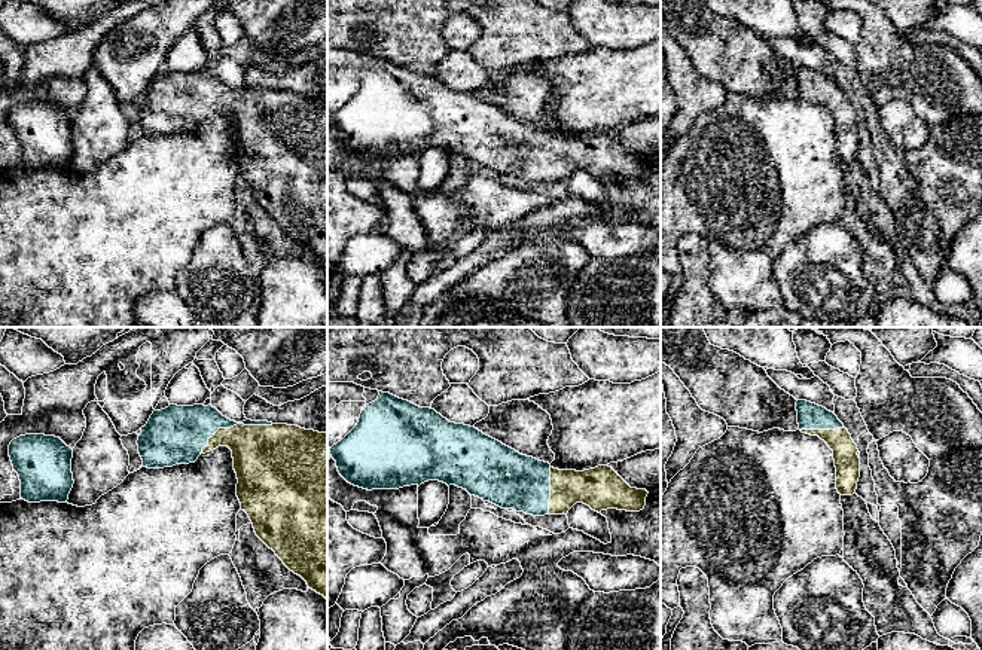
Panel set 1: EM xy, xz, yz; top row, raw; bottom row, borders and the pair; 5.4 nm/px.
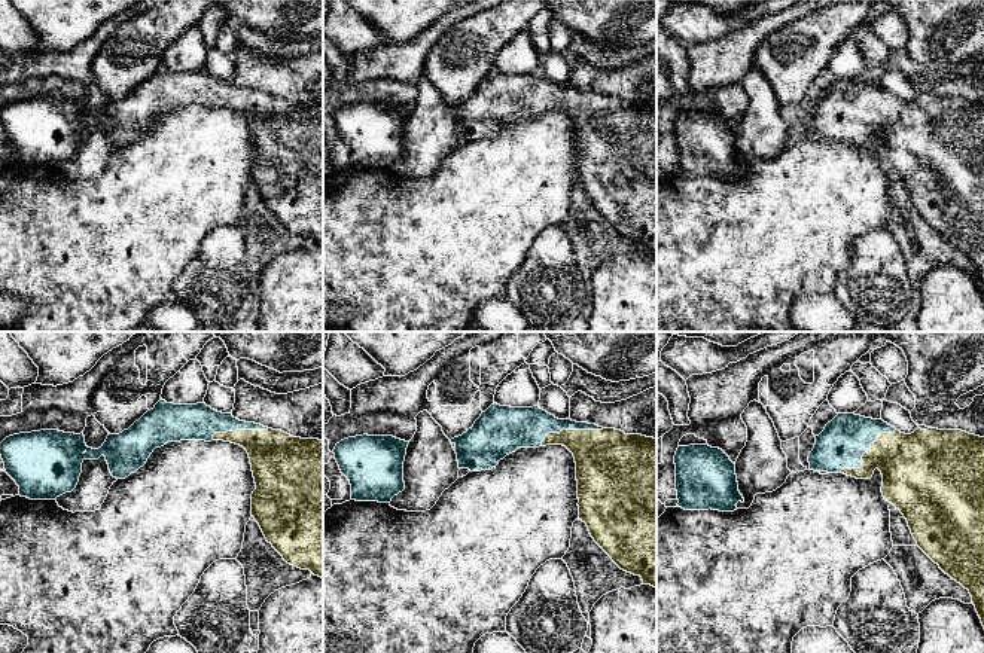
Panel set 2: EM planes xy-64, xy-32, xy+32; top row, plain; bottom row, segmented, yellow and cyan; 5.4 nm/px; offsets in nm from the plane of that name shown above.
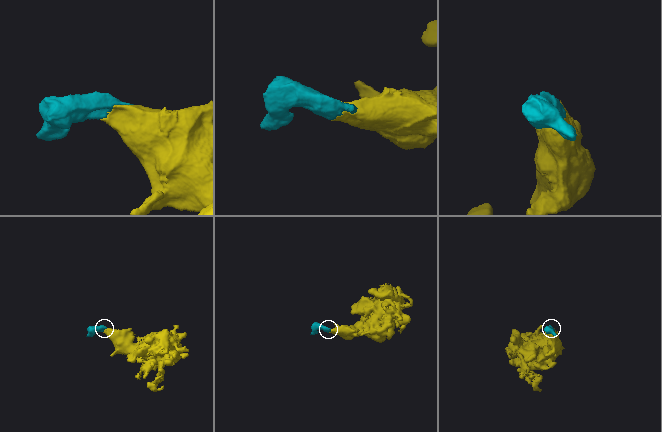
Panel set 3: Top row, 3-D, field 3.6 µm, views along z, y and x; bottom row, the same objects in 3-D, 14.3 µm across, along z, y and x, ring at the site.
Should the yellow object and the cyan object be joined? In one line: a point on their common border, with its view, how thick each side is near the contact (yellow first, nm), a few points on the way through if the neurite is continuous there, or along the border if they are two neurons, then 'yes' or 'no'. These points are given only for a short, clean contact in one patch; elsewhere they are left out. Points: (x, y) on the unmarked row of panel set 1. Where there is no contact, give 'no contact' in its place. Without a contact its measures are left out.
contact xy (234, 92); calibres 360 and 260 nm; yes

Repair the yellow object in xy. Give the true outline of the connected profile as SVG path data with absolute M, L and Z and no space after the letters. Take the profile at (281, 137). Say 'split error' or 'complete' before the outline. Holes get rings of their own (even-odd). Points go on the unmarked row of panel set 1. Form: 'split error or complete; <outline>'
split error; M170 71L153 77L140 97L138 120L147 135L195 129L201 120L228 113L238 146L237 164L256 202L327 266L327 100L268 88L235 89L211 71Z

